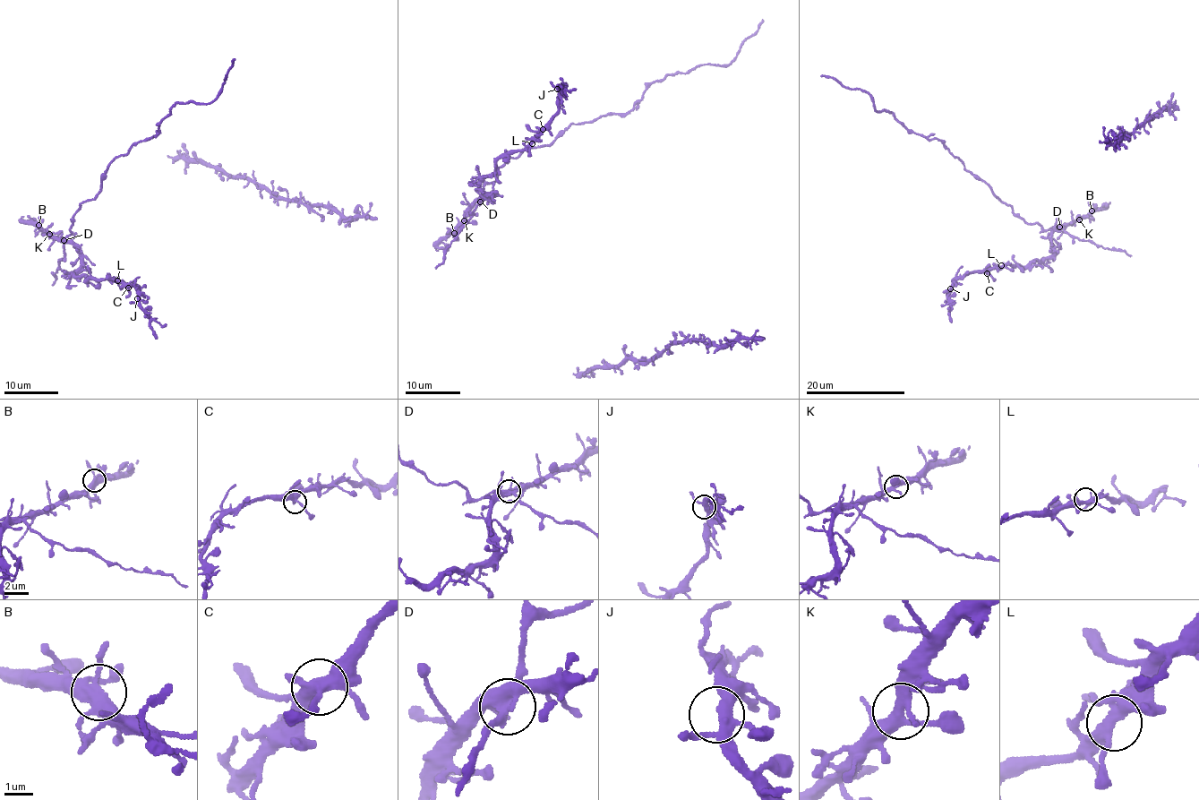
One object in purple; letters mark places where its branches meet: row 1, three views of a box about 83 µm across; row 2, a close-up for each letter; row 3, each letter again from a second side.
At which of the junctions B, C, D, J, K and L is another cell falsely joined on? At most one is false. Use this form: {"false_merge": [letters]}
{"false_merge": []}

